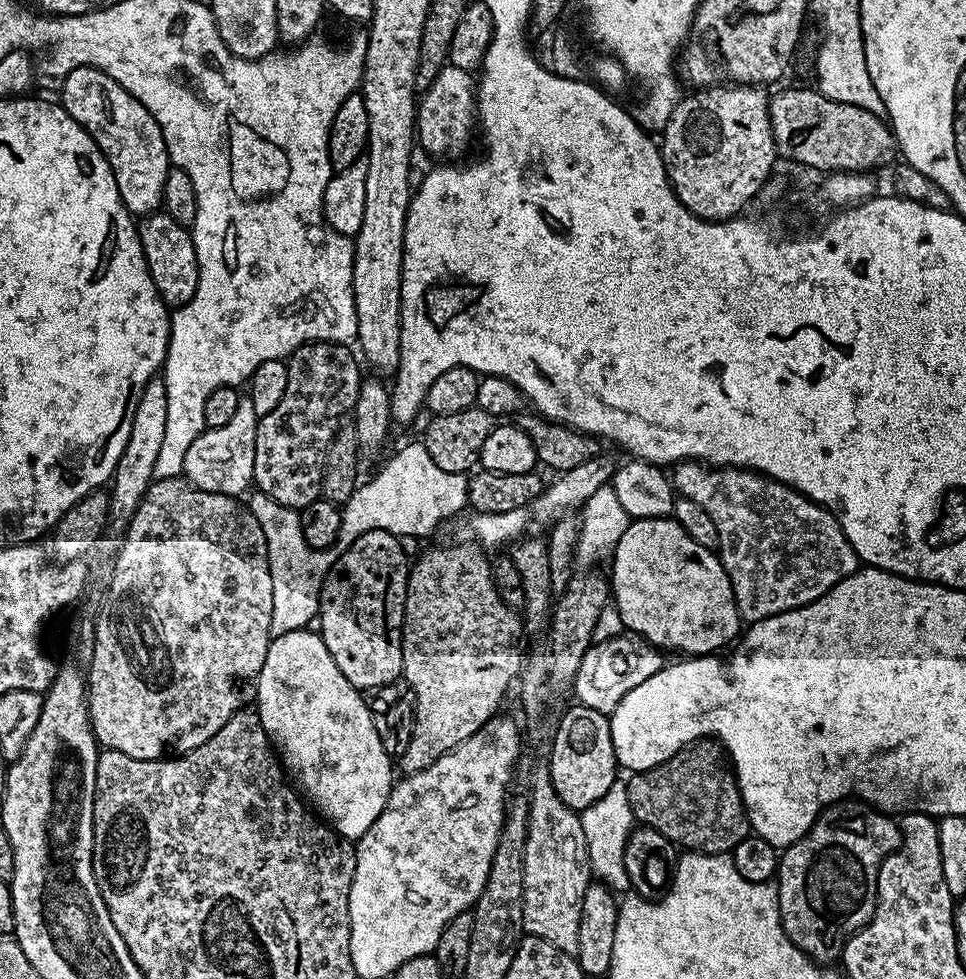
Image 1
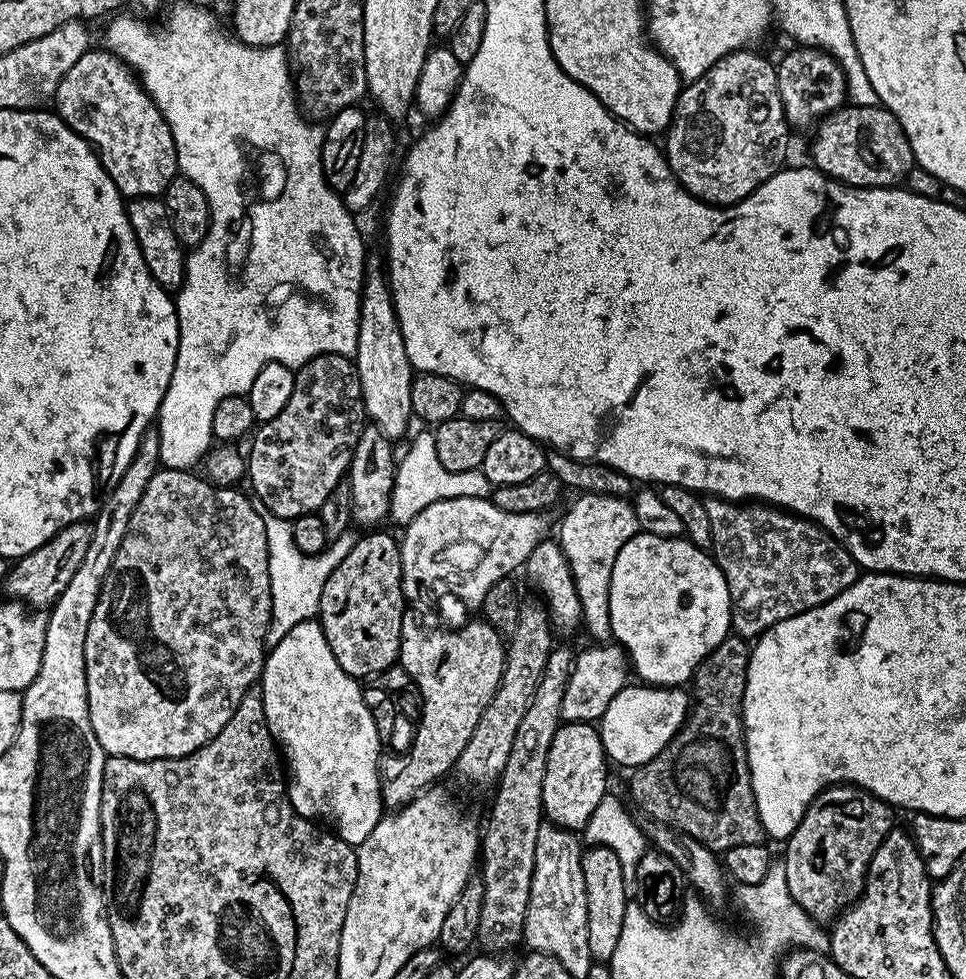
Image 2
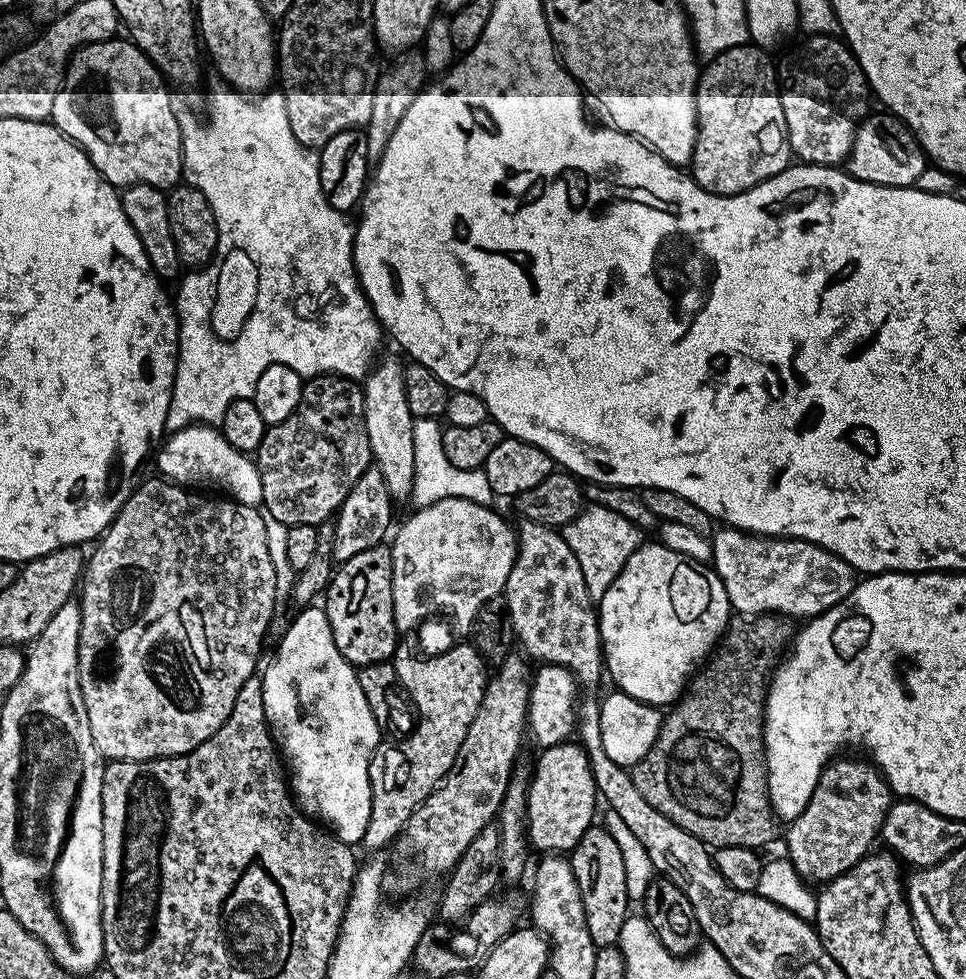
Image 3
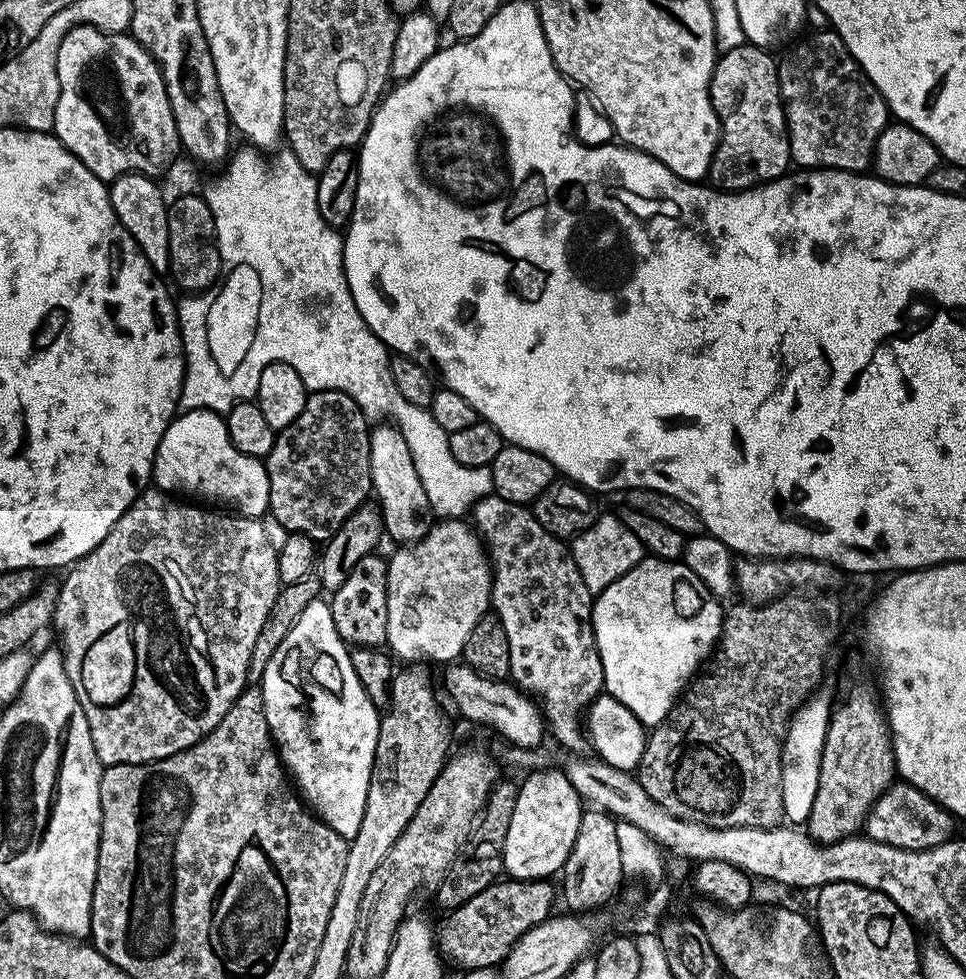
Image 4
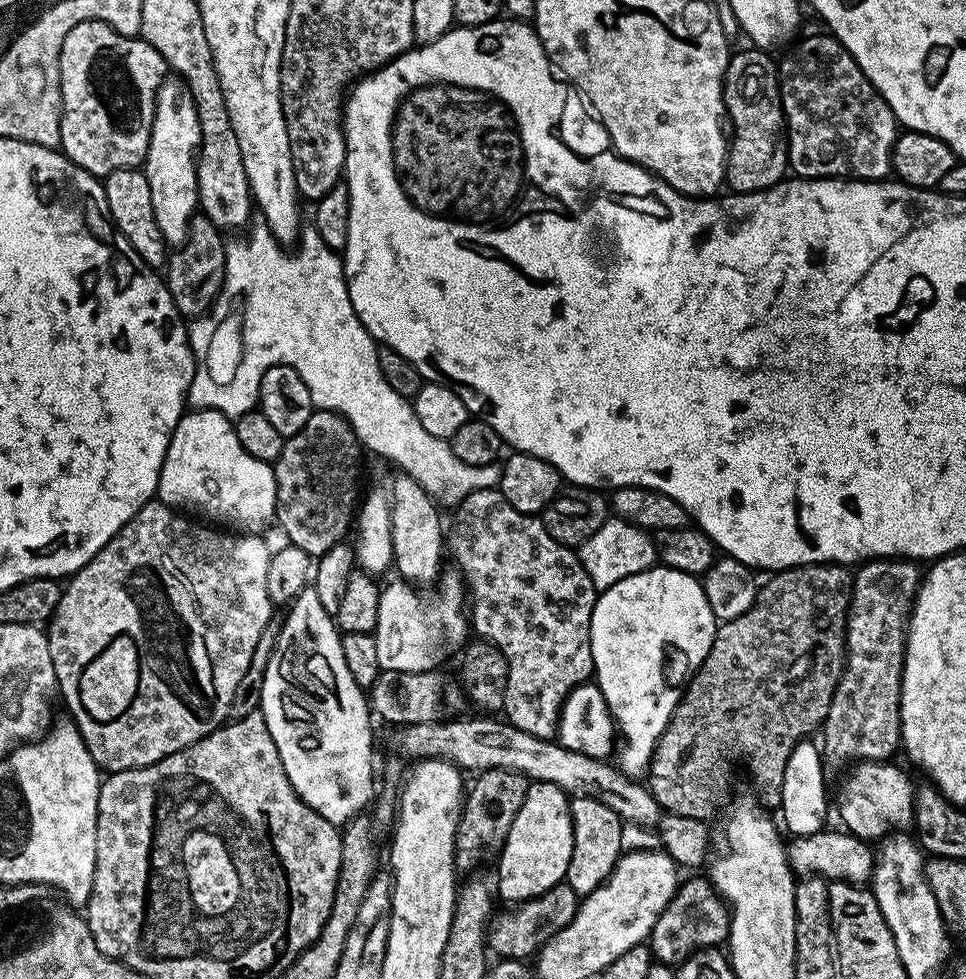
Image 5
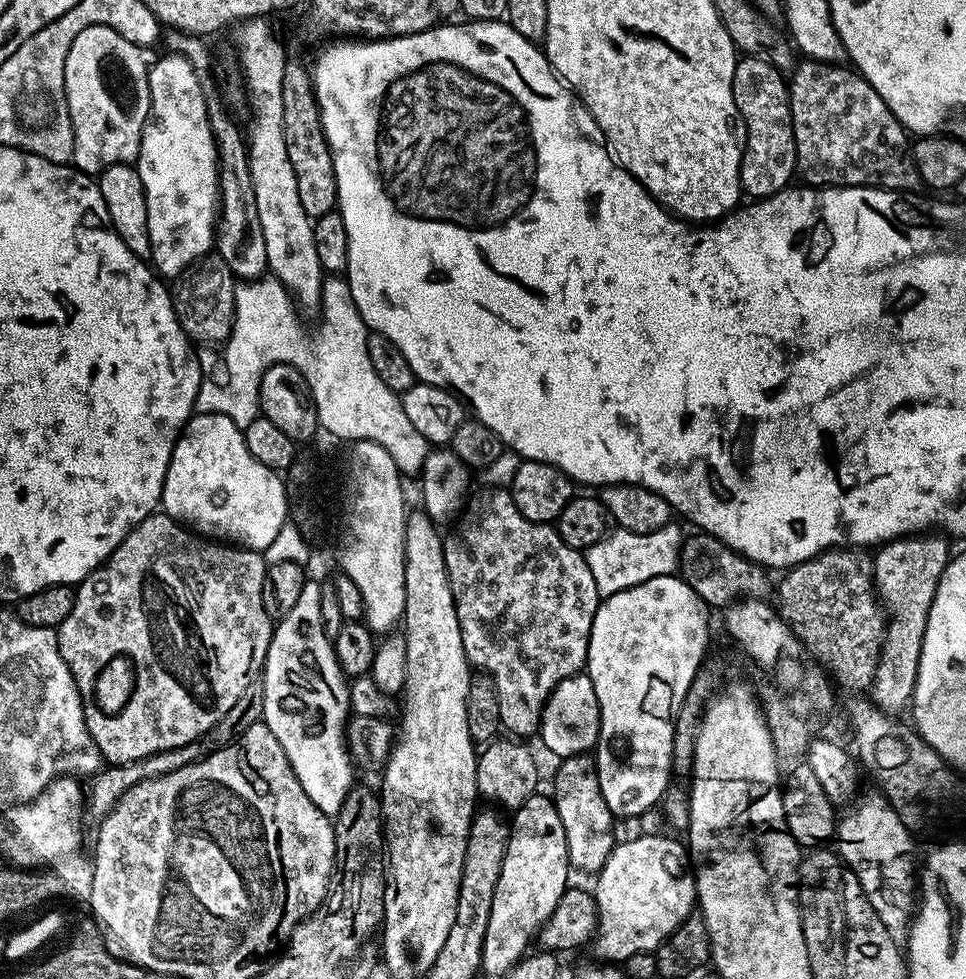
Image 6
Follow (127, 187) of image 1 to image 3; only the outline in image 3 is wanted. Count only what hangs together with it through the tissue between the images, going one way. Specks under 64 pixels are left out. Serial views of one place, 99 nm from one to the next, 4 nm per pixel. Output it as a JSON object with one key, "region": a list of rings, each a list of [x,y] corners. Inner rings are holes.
{"region":[[[120,39],[99,40],[93,44],[86,44],[83,48],[78,48],[73,52],[72,58],[68,62],[68,68],[64,71],[64,83],[61,84],[58,94],[54,98],[51,123],[70,137],[88,155],[90,162],[100,171],[101,176],[109,180],[111,184],[115,184],[117,189],[123,190],[129,184],[149,184],[161,190],[171,190],[181,183],[184,166],[184,143],[180,141],[180,116],[172,109],[172,96],[168,93],[169,85],[156,68],[156,63],[137,44],[132,43],[131,39]]]}

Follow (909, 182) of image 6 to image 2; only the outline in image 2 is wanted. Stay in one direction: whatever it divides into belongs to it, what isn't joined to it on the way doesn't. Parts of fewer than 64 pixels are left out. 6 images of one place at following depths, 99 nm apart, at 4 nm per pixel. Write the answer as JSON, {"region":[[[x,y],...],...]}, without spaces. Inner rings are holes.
{"region":[[[803,46],[793,47],[793,52],[785,54],[776,64],[776,85],[778,94],[782,98],[784,114],[791,127],[802,128],[809,124],[823,119],[831,112],[837,112],[840,108],[845,107],[848,100],[848,83],[844,77],[844,71],[840,63],[829,53],[824,52],[821,48],[806,48]]]}

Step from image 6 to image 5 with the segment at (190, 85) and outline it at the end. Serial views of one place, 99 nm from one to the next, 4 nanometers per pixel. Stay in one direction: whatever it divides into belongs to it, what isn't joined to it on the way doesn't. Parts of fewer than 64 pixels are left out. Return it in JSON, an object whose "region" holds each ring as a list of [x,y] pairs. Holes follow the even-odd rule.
{"region":[[[176,78],[165,79],[156,95],[154,122],[150,134],[150,146],[142,165],[146,182],[150,182],[150,202],[154,202],[154,218],[169,246],[179,246],[188,239],[188,223],[198,212],[198,182],[196,181],[196,157],[200,151],[200,127],[194,102],[187,88]]]}

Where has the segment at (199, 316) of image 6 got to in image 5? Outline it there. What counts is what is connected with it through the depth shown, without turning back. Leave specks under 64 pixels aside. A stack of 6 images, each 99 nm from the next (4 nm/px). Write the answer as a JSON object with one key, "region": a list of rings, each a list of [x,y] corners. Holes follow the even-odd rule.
{"region":[[[197,214],[188,223],[188,239],[179,245],[166,261],[166,283],[170,298],[185,318],[205,315],[220,297],[228,253],[226,240],[220,236],[223,236],[221,229],[216,228],[210,218]]]}

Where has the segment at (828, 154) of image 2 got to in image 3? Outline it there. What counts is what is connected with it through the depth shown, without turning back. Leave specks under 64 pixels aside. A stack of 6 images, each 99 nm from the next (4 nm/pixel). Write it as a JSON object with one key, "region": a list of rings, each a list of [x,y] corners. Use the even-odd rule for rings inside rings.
{"region":[[[868,114],[859,123],[853,146],[846,159],[846,170],[862,182],[891,188],[910,188],[926,166],[926,153],[912,132],[891,114]]]}

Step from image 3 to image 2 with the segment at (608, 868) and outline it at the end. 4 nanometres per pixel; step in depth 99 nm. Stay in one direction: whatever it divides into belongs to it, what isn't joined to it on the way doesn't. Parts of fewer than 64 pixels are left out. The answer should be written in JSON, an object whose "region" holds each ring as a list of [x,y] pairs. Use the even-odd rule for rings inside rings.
{"region":[[[589,847],[580,857],[582,878],[586,882],[586,927],[593,961],[611,961],[618,950],[618,938],[622,935],[622,921],[630,906],[630,888],[622,878],[622,865],[614,850],[606,847]]]}

